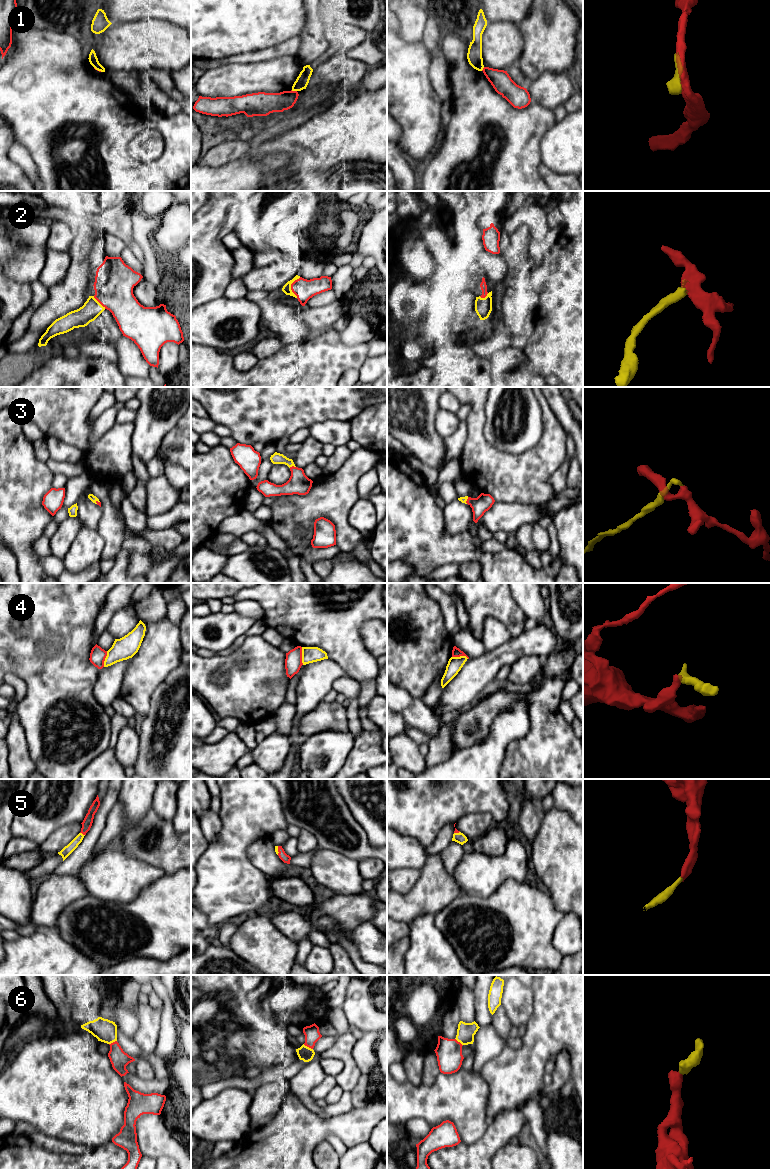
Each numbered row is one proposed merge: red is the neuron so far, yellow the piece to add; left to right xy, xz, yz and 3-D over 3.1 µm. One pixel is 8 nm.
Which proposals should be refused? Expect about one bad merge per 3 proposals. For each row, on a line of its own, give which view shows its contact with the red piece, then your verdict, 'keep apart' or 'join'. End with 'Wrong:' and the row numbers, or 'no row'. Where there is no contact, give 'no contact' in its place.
1: meets red in xz; join
2: meets red in xz; join
3: meets red in xz; join
4: meets red in xz; keep apart
5: meets red in xy; join
6: meets red in xz; join
Wrong: 4

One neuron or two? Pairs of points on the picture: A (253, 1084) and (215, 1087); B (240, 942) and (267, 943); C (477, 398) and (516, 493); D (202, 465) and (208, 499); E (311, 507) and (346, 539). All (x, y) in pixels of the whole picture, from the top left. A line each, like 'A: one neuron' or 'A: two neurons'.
A: one neuron
B: one neuron
C: one neuron
D: one neuron
E: one neuron

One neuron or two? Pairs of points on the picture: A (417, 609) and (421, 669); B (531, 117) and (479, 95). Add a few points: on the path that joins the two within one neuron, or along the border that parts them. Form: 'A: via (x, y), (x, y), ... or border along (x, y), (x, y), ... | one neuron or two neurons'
A: via (418, 624), (421, 627), (421, 654) | one neuron
B: via (518, 117), (501, 117), (492, 108) | one neuron

